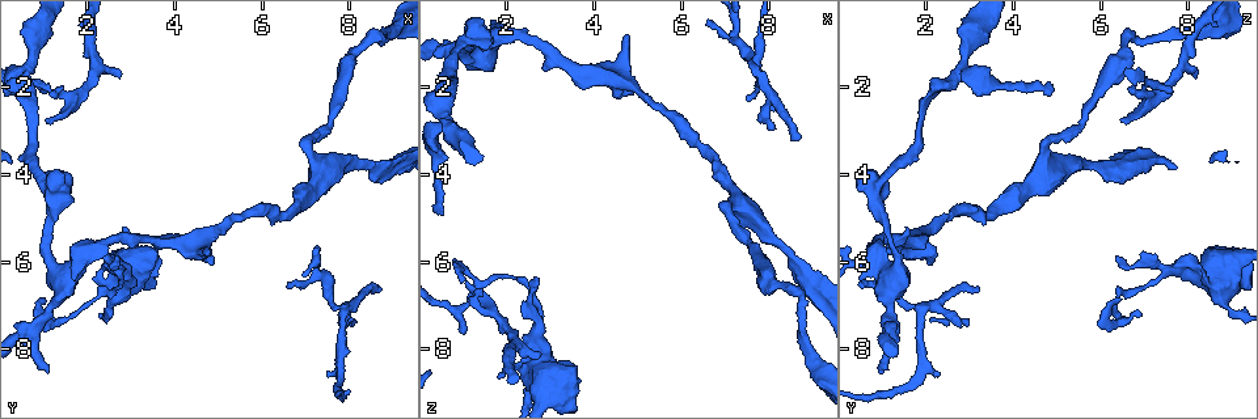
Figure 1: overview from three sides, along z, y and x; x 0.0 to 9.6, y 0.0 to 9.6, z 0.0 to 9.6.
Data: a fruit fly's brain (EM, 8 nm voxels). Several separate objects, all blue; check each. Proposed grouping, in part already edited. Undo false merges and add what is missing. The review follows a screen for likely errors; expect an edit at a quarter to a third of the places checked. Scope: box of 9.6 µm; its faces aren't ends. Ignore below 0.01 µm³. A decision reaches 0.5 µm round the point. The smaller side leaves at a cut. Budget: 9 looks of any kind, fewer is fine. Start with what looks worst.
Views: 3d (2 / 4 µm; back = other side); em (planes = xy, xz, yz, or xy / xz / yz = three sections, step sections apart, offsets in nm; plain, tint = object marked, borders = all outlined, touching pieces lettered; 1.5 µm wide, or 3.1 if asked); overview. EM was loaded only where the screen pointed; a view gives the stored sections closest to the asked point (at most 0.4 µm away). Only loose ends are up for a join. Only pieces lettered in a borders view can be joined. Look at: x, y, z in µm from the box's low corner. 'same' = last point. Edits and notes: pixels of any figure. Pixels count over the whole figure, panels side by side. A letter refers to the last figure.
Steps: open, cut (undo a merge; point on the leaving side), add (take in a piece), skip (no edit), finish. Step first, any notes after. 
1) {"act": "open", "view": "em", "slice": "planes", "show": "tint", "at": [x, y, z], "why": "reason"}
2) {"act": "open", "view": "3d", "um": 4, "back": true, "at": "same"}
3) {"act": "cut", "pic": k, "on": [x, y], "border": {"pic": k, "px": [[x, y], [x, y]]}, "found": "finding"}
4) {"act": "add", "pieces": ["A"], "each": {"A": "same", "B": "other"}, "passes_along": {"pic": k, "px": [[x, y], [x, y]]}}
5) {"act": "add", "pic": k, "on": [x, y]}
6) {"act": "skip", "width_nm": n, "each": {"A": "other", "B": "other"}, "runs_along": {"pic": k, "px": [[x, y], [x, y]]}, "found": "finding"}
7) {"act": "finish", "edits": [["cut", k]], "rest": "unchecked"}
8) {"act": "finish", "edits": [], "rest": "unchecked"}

{"act": "open", "view": "em", "slice": "yz", "step": 8, "show": "tint", "at": [7.50, 8.55, 2.35], "why": "branch stops here"}

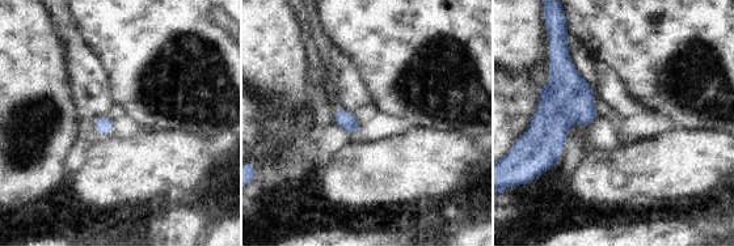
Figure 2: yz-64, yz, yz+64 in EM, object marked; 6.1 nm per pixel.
{"act": "open", "view": "em", "slice": "planes", "show": "borders", "at": "same", "why": "cut it another way"}

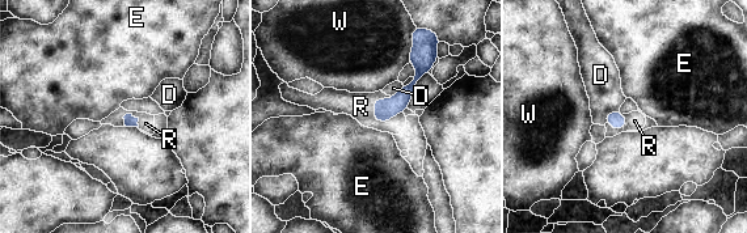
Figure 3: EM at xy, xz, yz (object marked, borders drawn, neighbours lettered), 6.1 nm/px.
{"act": "add", "pieces": ["R"], "each": {"D": "other", "E": "other", "R": "same", "W": "other"}, "passes_along": {"pic": 3, "px": [[384, 110], [379, 121], [361, 106]]}, "found": "it goes on there"}

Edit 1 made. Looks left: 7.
{"act": "open", "view": "em", "slice": "planes", "show": "borders", "at": [2.25, 6.15, 8.30], "why": "stops while still wide"}

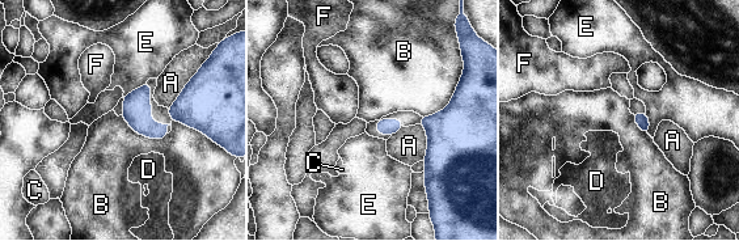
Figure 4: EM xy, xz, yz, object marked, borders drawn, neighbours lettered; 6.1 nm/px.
{"act": "skip", "each": {"A": "other", "B": "other", "C": "other", "D": "other", "E": "other", "F": "other"}, "runs_along": {"pic": 4, "px": [[210, 67], [168, 126], [126, 115]]}, "found": "no lettered piece goes on from it"}

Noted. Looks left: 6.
{"act": "open", "view": "3d", "um": 2, "at": [1.50, 4.10, 1.20], "why": "branch stops here"}

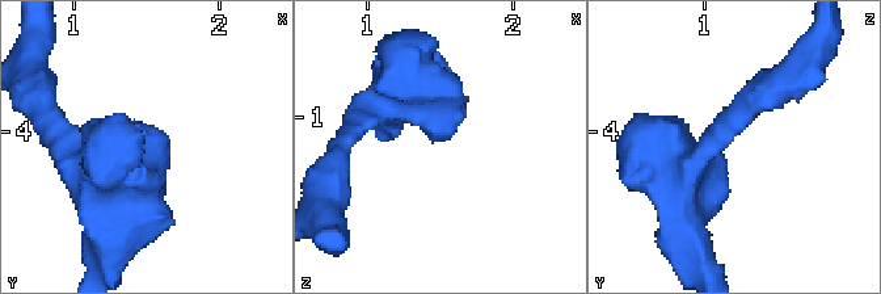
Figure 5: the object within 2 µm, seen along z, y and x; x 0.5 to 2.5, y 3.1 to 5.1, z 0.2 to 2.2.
{"act": "open", "view": "em", "slice": "planes", "show": "borders", "at": [1.50, 4.14, 1.12], "why": "need the tissue"}

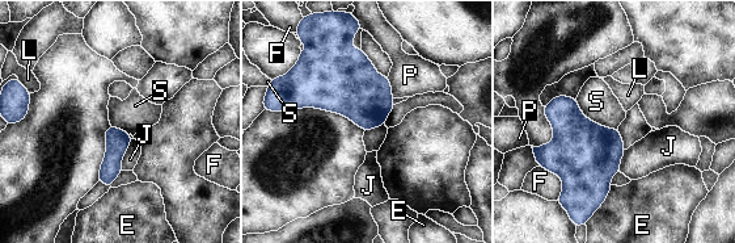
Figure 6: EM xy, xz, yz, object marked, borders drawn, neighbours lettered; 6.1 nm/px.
{"act": "skip", "each": {"E": "other", "F": "other", "J": "other", "L": "other", "P": "other", "S": "other"}, "border": {"pic": 6, "px": [[575, 99], [588, 118], [617, 129]]}, "found": "none of them fits"}

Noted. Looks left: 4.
{"act": "open", "view": "em", "slice": "yz", "step": 8, "show": "tint", "at": [1.10, 8.65, 1.00], "why": "an open end"}

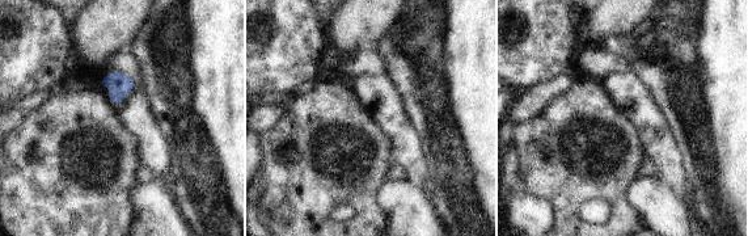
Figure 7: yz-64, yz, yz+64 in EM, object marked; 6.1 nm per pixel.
{"act": "open", "view": "em", "slice": "planes", "show": "borders", "at": "same"}

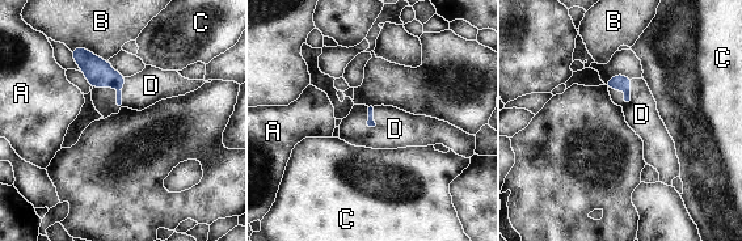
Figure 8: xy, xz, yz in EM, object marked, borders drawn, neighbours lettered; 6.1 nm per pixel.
{"act": "add", "pieces": ["D"], "each": {"A": "other", "B": "other", "C": "other", "D": "same"}, "passes_along": {"pic": 8, "px": [[98, 72], [112, 87], [151, 85]]}, "found": "it goes on there"}

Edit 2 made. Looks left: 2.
{"act": "finish", "edits": [["add", 3], ["add", 8]], "rest": "unchecked"}

